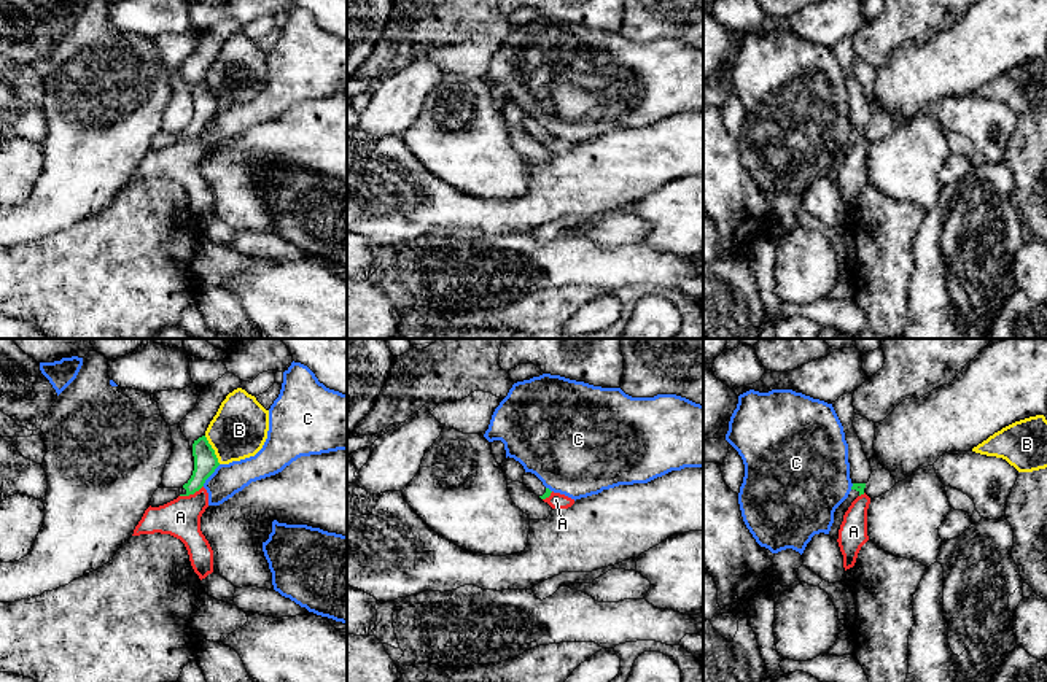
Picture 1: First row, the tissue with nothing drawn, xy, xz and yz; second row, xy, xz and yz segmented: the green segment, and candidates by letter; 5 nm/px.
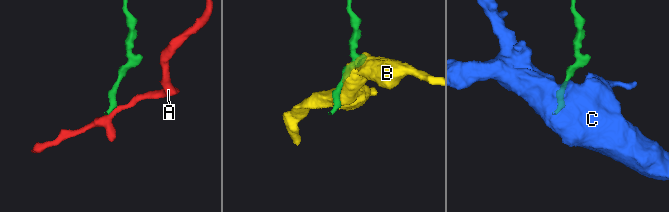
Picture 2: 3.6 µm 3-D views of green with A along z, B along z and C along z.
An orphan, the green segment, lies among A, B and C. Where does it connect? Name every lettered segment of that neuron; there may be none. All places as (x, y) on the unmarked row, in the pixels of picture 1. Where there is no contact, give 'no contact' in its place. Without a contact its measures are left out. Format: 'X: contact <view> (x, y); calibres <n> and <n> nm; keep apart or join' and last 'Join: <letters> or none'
A: contact xy (191, 137); calibres 120 and 190 nm; keep apart
B: contact xy (214, 94); calibres 120 and 280 nm; keep apart
C: contact xy (210, 118); calibres 120 and 160 nm; keep apart
Join: none

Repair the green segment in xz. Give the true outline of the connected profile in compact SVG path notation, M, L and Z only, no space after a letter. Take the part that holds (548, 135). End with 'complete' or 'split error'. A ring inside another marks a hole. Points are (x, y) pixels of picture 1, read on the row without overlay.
M525 116L524 118L524 129L531 135L535 137L536 140L539 140L541 143L546 143L551 140L551 134L546 132L543 129L543 126L531 116Z; split error

